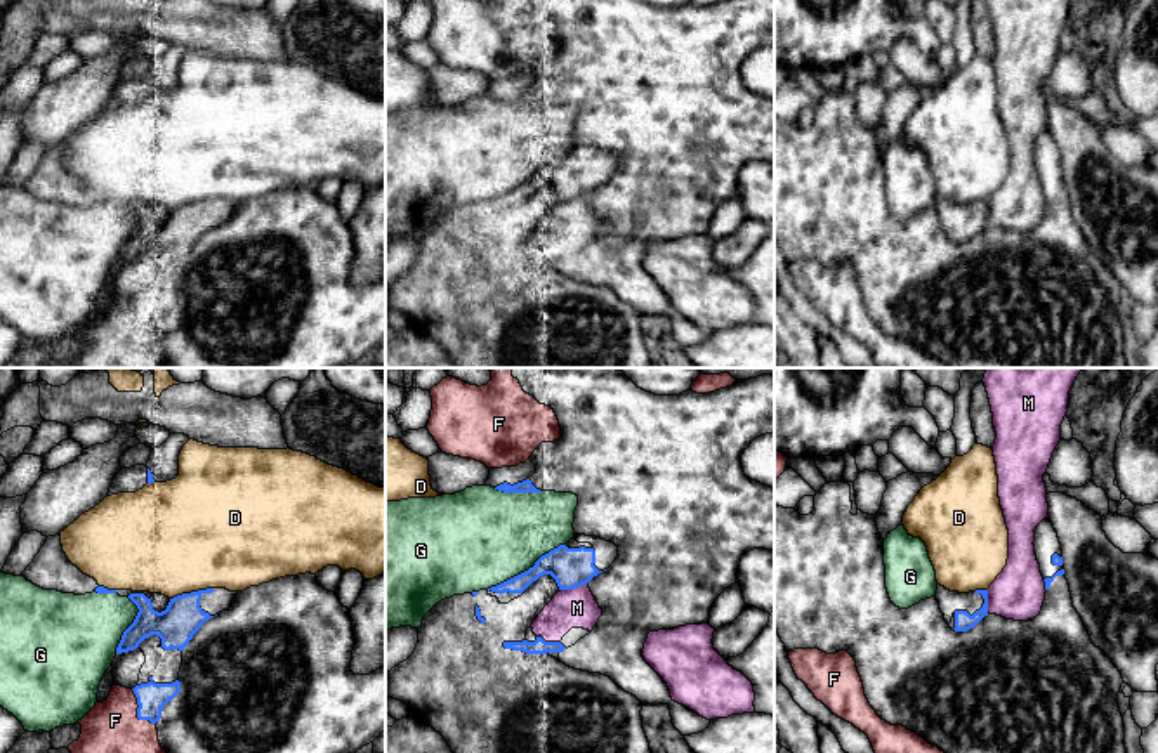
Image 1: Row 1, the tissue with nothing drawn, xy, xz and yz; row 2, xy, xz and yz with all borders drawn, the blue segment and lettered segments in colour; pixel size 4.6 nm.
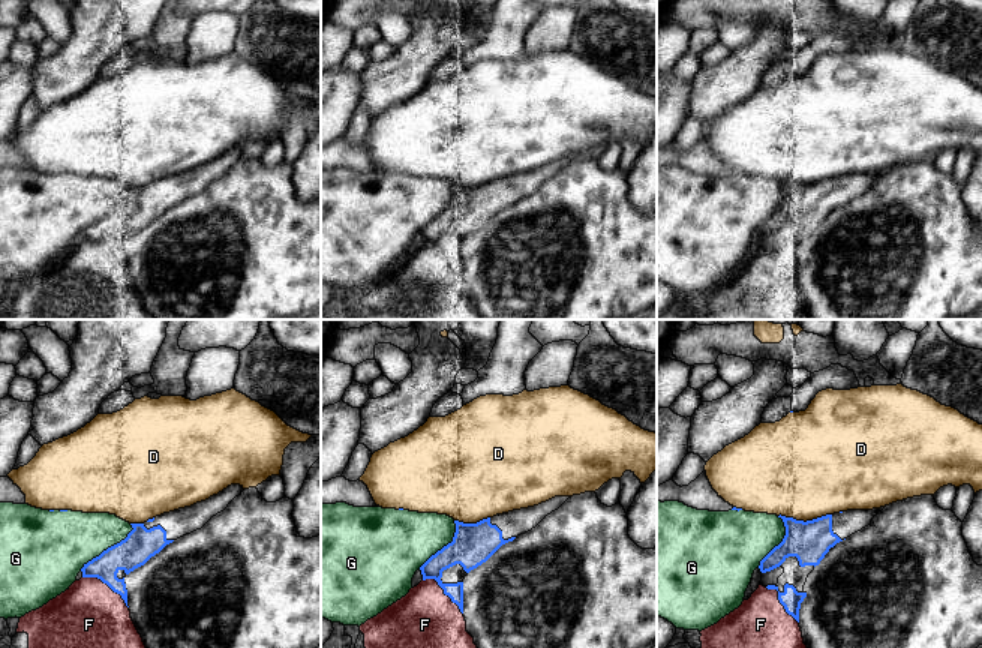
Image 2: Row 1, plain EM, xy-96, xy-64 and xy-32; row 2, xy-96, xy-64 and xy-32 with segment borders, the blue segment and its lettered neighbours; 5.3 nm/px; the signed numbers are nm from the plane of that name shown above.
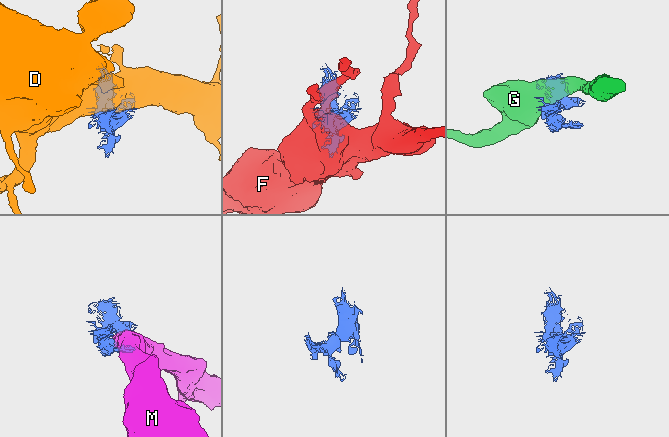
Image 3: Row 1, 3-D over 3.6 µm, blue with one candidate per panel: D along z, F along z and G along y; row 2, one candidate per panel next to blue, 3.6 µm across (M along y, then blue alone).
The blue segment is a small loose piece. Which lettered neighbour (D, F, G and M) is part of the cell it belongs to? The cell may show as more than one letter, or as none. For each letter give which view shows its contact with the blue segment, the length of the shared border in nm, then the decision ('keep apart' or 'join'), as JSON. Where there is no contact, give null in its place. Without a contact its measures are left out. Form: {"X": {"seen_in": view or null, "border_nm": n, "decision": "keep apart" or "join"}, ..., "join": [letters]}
{"D": {"seen_in": "xy", "border_nm": 200, "decision": "keep apart"}, "F": {"seen_in": "xy", "border_nm": 200, "decision": "keep apart"}, "G": {"seen_in": "xz", "border_nm": 420, "decision": "keep apart"}, "M": {"seen_in": "xz", "border_nm": 120, "decision": "keep apart"}, "join": []}

